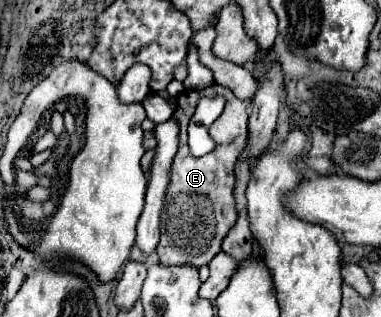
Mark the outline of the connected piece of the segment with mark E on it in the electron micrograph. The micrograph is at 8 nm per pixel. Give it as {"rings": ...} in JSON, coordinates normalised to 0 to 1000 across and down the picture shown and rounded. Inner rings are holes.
{"rings":[[[559,265],[538,284],[480,284],[465,309],[465,379],[470,379],[470,473],[449,530],[449,580],[433,618],[433,656],[423,681],[423,763],[412,776],[423,833],[501,833],[512,845],[549,833],[564,795],[580,789],[580,763],[622,694],[612,587],[612,524],[648,461],[648,379],[659,353],[654,315],[627,315],[601,278]],[[533,303],[591,303],[596,309],[596,410],[585,410],[585,473],[559,473],[528,498],[501,492],[491,467],[491,397],[512,353],[517,315]]]}

